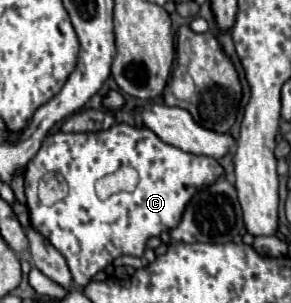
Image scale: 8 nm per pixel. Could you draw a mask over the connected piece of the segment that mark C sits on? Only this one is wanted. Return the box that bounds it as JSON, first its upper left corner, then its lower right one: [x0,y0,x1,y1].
[26,123,224,287]

